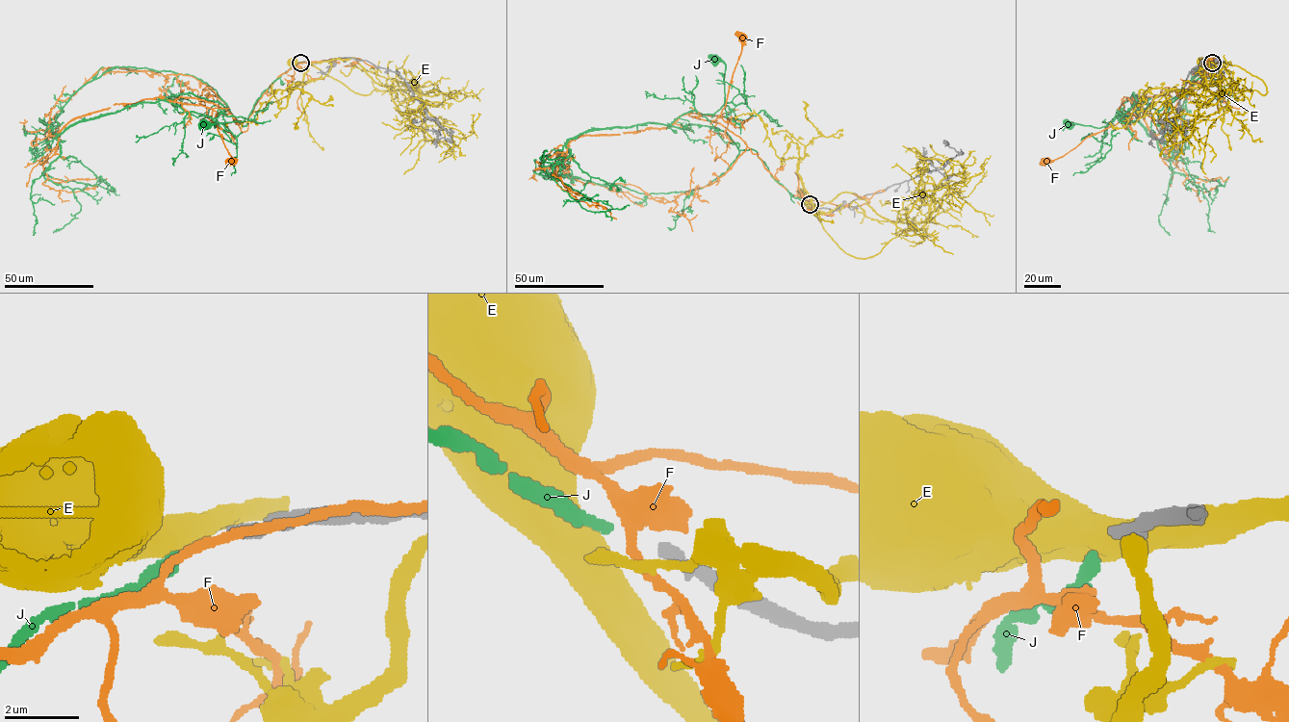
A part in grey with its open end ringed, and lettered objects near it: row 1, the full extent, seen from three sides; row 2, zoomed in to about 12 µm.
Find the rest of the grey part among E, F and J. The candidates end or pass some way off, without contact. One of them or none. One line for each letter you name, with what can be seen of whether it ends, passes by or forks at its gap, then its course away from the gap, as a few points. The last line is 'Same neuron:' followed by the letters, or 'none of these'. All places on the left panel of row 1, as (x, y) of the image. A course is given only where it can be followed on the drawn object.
J: it ends; course (297, 64), (261, 93), (244, 126), (217, 101), (192, 93), (161, 99), (209, 116), (216, 124), (204, 123)
Same neuron: J

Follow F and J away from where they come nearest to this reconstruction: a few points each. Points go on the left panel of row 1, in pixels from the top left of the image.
F: (299, 65), (270, 86), (244, 132), (212, 102), (174, 100), (212, 110), (232, 161)
J: (297, 64), (261, 93), (244, 126), (217, 101), (192, 93), (161, 99), (209, 116), (216, 124), (204, 123)

